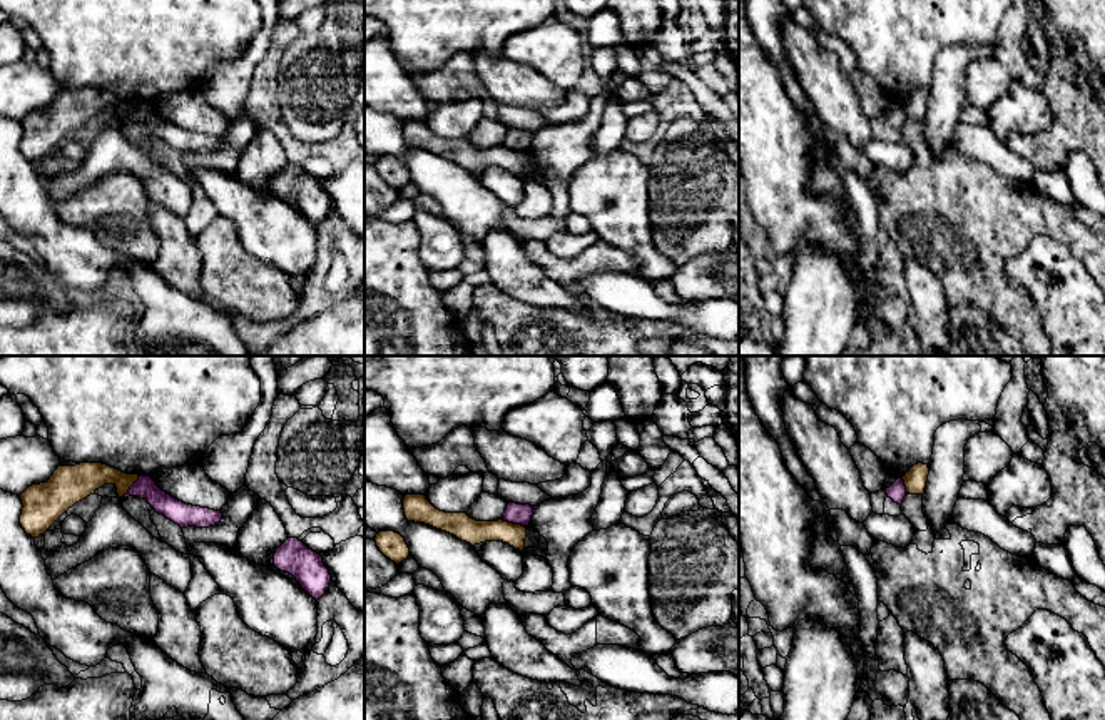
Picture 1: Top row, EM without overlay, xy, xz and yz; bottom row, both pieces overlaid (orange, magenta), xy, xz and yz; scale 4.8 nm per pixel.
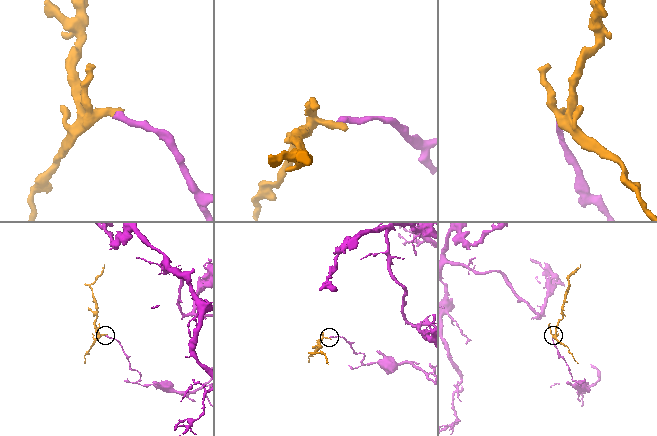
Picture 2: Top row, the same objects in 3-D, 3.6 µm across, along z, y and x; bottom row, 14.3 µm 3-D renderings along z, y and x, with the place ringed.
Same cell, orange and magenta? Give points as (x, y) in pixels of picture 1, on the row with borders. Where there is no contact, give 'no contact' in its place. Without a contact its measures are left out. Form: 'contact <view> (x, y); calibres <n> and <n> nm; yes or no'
contact xy (129, 488); calibres 160 and 110 nm; no

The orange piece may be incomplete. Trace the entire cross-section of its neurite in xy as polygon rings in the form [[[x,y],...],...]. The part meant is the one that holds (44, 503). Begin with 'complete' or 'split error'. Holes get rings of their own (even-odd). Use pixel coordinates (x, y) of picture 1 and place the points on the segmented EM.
complete; [[[102,463],[59,466],[47,483],[32,484],[20,494],[20,525],[27,535],[38,538],[69,508],[104,484],[114,484],[122,498],[137,479],[139,474],[127,474]]]

